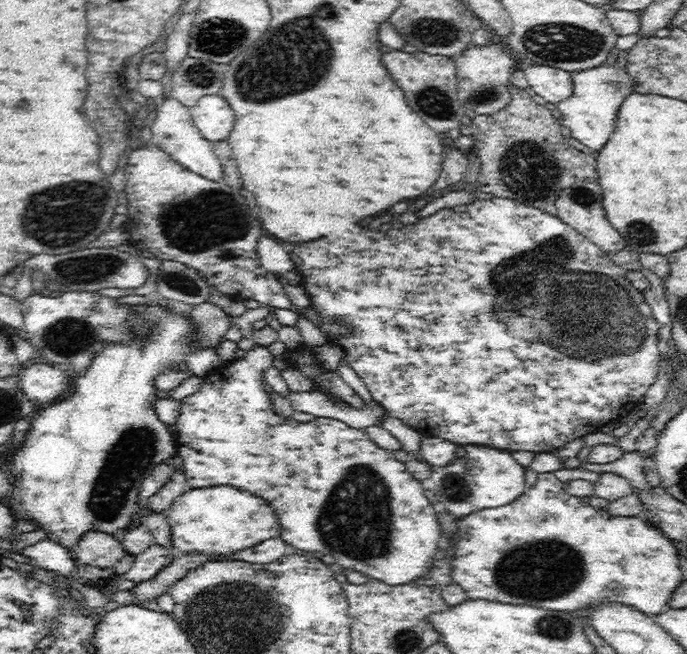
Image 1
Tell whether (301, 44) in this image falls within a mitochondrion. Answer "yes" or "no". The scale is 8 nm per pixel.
yes

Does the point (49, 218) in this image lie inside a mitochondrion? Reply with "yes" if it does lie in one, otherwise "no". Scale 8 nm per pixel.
yes

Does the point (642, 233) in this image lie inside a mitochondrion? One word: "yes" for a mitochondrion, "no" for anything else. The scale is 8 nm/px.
yes

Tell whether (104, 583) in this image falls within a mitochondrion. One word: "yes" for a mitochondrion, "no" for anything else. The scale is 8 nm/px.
no

